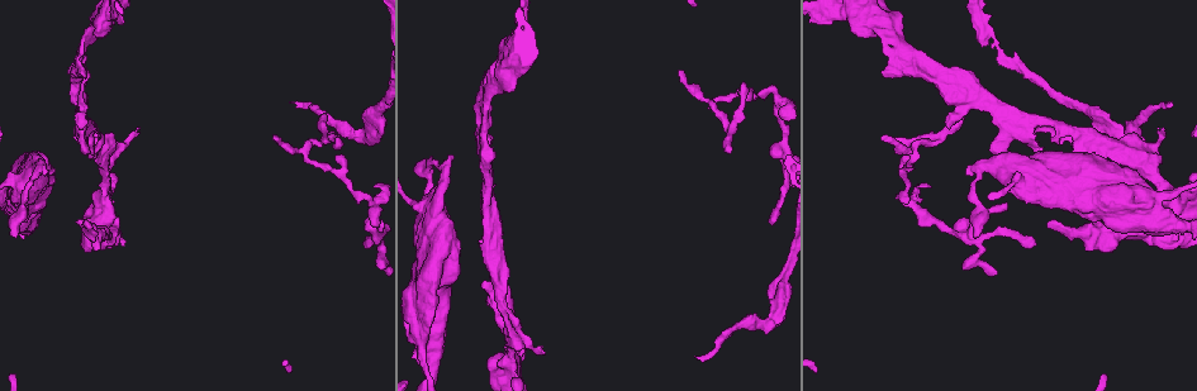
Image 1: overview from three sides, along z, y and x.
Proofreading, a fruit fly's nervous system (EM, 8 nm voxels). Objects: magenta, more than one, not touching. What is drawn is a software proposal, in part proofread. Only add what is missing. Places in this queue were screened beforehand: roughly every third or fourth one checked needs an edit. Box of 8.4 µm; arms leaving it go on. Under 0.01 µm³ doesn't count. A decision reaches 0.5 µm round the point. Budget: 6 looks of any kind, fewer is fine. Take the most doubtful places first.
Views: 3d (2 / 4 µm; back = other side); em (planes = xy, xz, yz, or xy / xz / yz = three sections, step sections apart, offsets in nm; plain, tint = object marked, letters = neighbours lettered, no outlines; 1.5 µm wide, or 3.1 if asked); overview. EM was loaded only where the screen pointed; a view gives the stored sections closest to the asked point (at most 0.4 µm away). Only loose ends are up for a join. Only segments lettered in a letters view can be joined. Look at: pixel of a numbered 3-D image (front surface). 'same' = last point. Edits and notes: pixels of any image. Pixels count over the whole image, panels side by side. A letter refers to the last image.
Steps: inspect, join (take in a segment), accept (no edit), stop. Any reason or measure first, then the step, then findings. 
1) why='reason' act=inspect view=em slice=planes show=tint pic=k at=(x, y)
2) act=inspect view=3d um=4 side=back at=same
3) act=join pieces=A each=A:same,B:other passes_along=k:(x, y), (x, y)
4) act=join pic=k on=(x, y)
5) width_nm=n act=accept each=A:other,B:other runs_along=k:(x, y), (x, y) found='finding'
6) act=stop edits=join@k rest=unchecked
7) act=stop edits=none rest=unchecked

why='thin end' act=inspect view=em slice=planes show=letters pic=1 at=(1169, 105)

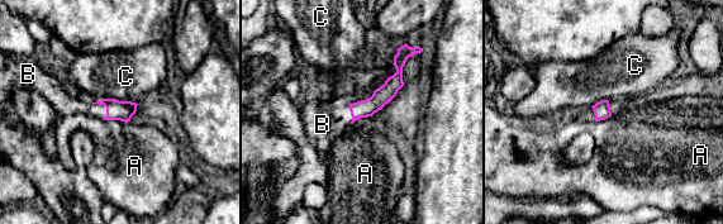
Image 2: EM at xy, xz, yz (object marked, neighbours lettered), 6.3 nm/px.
width_nm=110 act=join pieces=B each=A:other,B:same,C:other passes_along=2:(115, 110), (103, 104), (65, 104) found='it goes on there'

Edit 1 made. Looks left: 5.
why='redraw' act=inspect view=overview

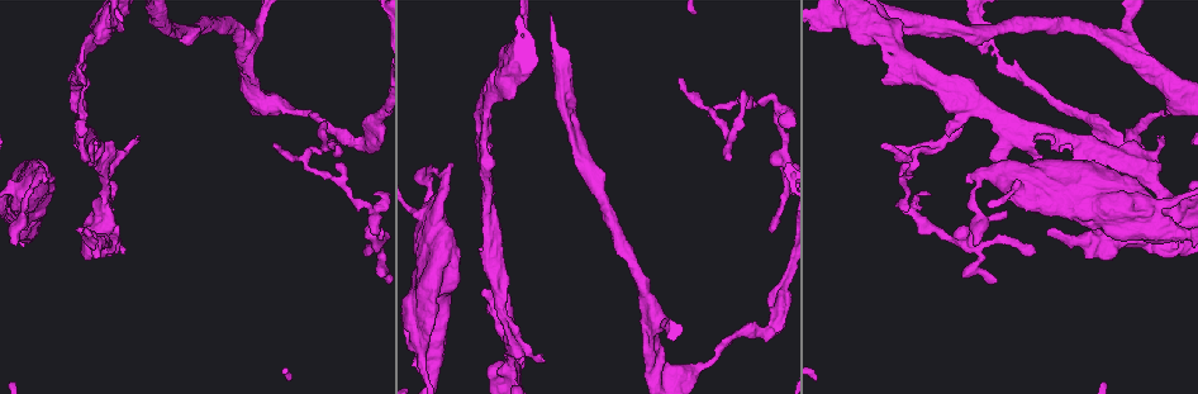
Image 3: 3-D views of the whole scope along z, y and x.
why='branch stops here' act=inspect view=em slice=xz step=8 show=letters pic=3 at=(991, 161)

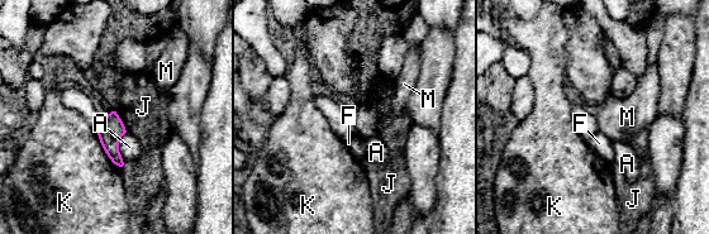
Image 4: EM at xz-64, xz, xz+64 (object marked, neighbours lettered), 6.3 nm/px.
why='cut it another way' act=inspect view=em slice=planes show=letters at=same

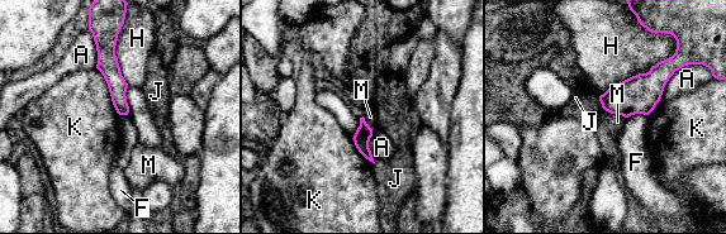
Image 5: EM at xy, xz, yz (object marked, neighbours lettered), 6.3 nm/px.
act=accept each=A:other,F:other,H:other,J:other,K:other,M:other found='none of them fits'

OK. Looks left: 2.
act=stop edits=join@2 rest=unchecked

